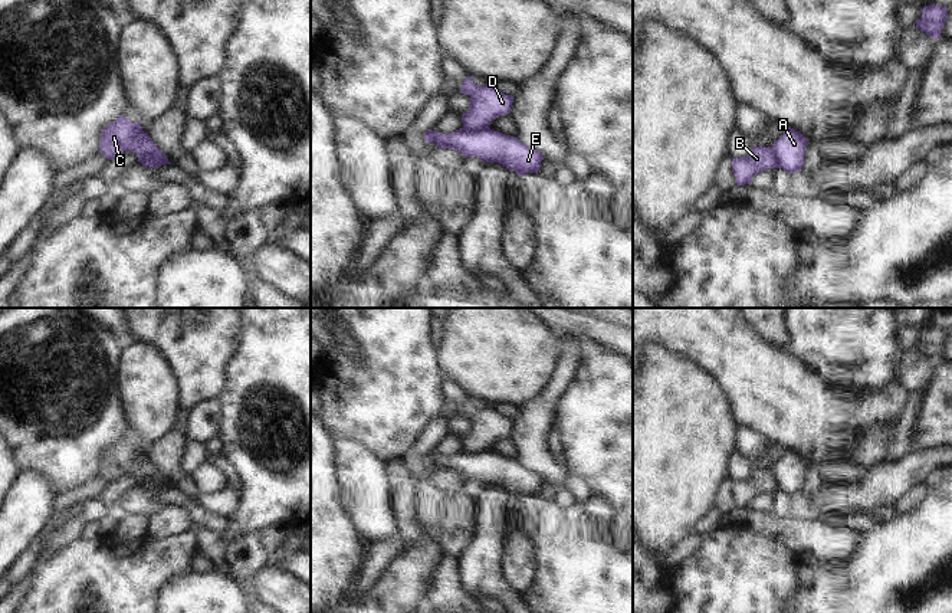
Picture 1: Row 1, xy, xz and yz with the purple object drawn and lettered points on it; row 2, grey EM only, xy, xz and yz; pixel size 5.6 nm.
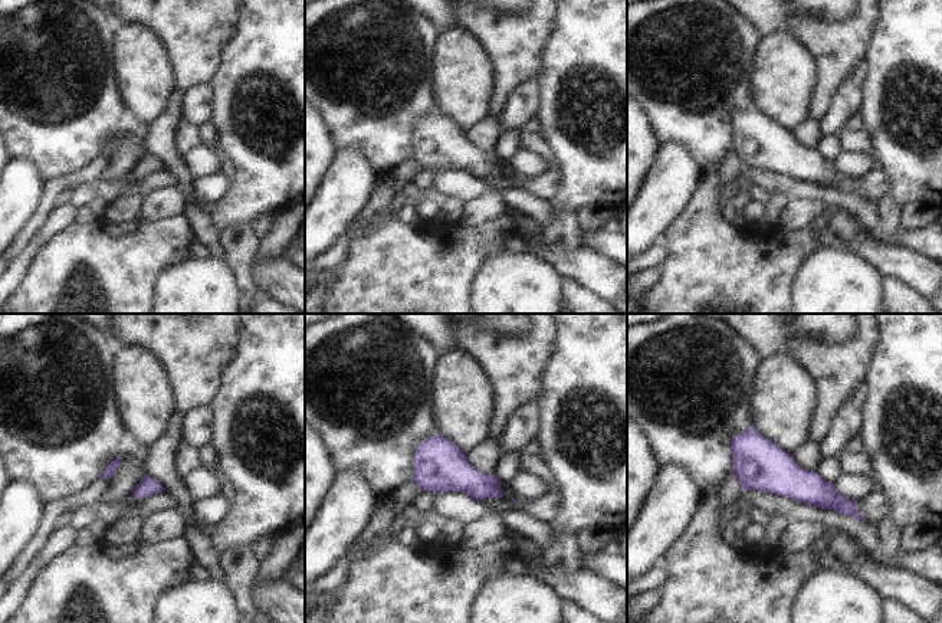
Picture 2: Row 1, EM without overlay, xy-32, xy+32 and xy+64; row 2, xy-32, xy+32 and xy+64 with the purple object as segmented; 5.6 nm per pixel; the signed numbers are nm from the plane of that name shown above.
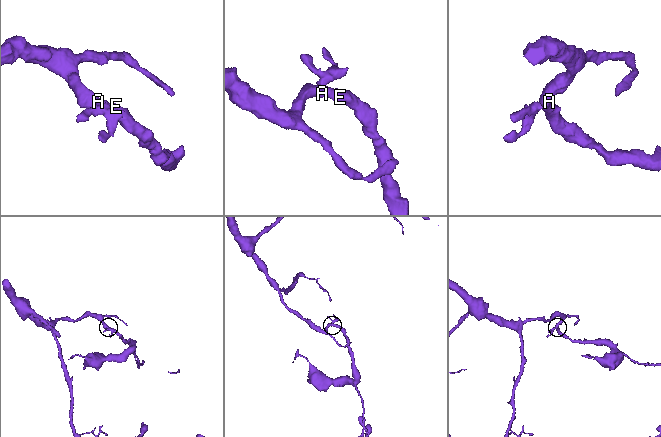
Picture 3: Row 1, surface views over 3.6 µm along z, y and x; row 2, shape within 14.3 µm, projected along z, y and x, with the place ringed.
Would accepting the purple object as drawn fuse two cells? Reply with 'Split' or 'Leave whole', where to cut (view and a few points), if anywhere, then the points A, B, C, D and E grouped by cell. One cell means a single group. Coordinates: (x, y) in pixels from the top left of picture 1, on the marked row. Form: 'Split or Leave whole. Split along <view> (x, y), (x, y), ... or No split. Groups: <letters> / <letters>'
Split. Split along xz (488, 125), (463, 128). Groups: A C E / B D

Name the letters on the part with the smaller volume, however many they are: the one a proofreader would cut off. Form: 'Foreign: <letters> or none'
Foreign: B, D

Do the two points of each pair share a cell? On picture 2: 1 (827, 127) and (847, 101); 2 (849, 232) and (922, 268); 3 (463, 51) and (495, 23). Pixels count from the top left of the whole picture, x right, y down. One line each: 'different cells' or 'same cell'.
1: same cell
2: same cell
3: different cells

